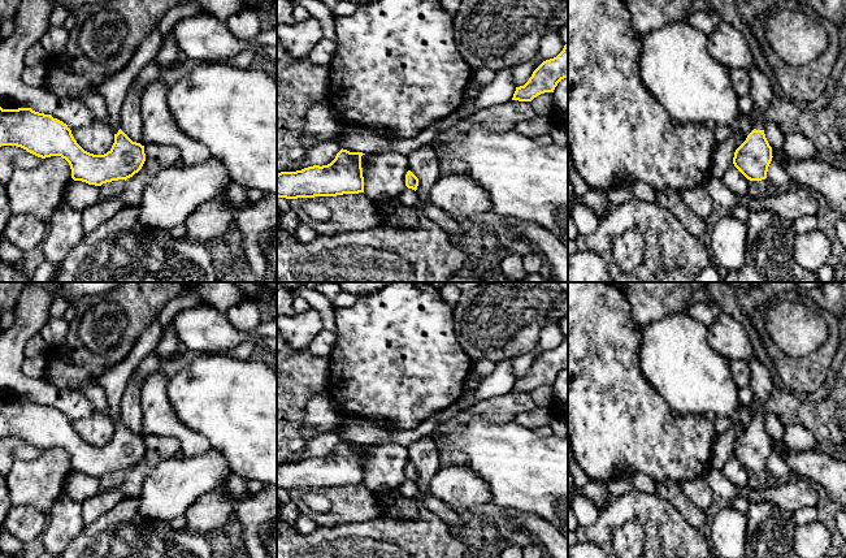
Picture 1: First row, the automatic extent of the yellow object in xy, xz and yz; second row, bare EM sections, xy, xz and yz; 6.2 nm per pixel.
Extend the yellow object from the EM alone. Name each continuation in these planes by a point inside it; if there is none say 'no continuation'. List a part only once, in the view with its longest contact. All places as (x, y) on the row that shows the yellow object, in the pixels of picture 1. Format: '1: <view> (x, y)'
1: yz (760, 90)

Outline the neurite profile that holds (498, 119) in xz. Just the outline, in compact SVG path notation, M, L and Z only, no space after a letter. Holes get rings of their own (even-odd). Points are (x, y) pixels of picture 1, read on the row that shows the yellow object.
M511 100L500 105L480 109L456 125L441 126L439 133L430 143L439 159L441 177L464 174L465 172L463 160L438 150L443 140L454 139L456 135L468 131L473 124L480 124L493 133L504 133L513 130L521 121L528 121L533 117L535 117L535 112L530 101Z

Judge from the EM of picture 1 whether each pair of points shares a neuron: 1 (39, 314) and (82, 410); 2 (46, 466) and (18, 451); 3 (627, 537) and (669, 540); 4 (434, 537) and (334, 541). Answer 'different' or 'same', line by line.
1: same
2: different
3: different
4: same

